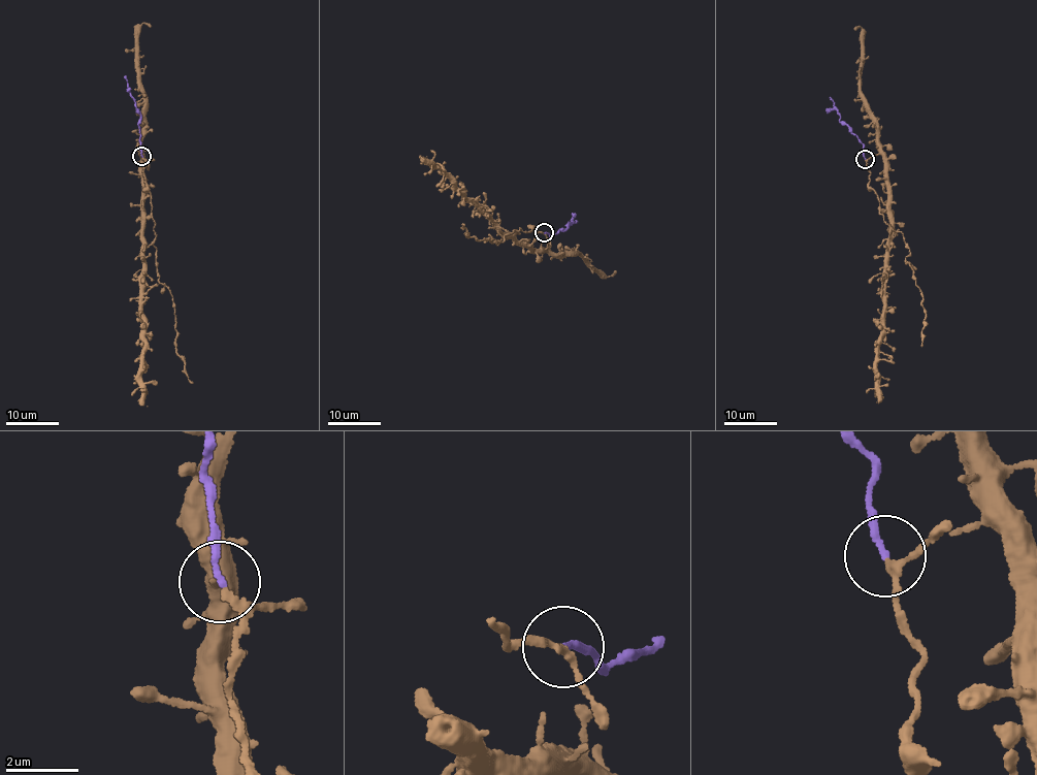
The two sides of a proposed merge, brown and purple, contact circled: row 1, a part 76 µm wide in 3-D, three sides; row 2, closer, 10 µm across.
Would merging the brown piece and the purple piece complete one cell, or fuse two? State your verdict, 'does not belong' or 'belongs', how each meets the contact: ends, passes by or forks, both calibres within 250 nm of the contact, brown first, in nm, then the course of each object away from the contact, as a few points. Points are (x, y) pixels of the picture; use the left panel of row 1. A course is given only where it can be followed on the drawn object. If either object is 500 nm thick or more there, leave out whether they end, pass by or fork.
belongs; brown passes by; purple ends; calibres 140 and 190 nm; course brown (142, 157), (150, 196), (151, 215), (147, 217), (140, 147), (144, 105), (137, 33), (141, 23), (151, 27); course purple (141, 156), (140, 115), (124, 76)

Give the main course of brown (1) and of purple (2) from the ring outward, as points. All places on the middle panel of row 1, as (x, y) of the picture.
1: (544, 233), (532, 227), (514, 234), (533, 252), (577, 253), (601, 272), (609, 276), (615, 270)
2: (544, 232), (550, 236), (576, 221)

